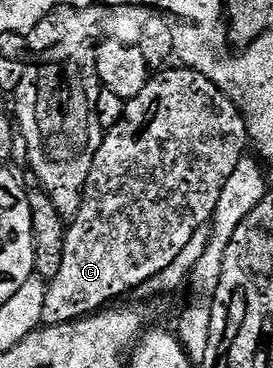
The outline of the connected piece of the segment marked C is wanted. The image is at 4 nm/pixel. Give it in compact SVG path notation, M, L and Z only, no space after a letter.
M164 68L149 77L138 96L127 99L118 124L107 127L84 185L81 210L67 223L58 274L47 283L42 323L57 326L103 311L115 298L131 295L150 276L170 268L194 232L211 223L219 196L249 145L248 125L232 100L196 70Z

